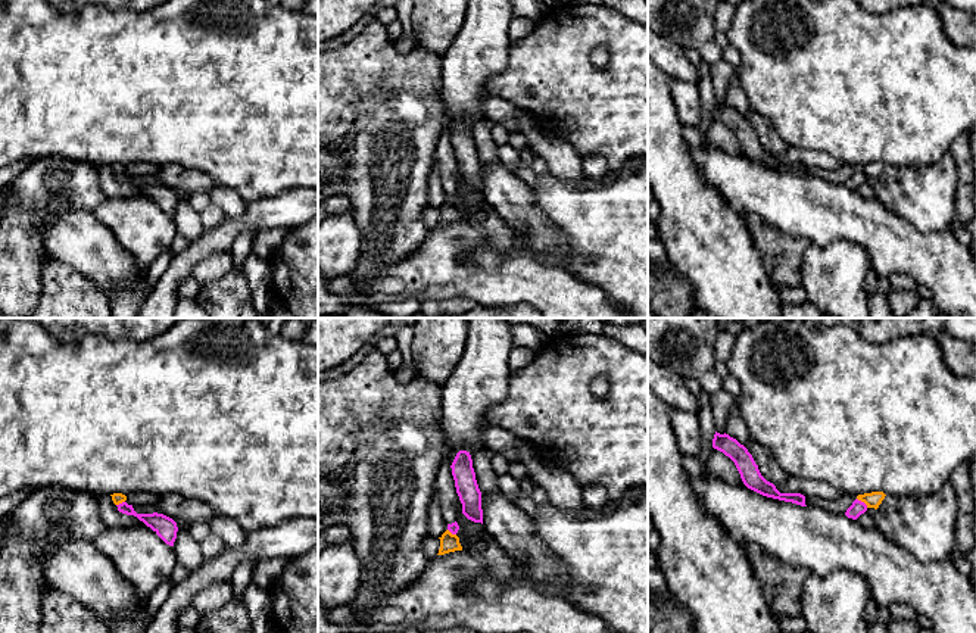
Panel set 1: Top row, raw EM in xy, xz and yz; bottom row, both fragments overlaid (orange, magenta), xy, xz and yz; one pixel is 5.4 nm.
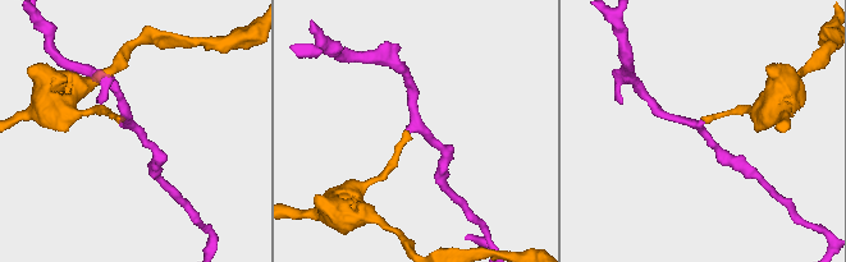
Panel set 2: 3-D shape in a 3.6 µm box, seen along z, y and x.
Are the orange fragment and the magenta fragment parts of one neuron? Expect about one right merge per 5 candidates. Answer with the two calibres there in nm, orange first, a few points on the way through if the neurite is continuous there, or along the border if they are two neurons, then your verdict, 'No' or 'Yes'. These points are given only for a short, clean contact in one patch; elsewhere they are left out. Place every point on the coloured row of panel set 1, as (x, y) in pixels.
Thickness 90 nm (orange) against 80 nm. Boundary: yz (857, 498), (867, 507). No

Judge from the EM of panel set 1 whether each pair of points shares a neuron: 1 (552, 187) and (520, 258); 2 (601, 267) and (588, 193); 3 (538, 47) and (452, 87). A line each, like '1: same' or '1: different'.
1: different
2: same
3: different

